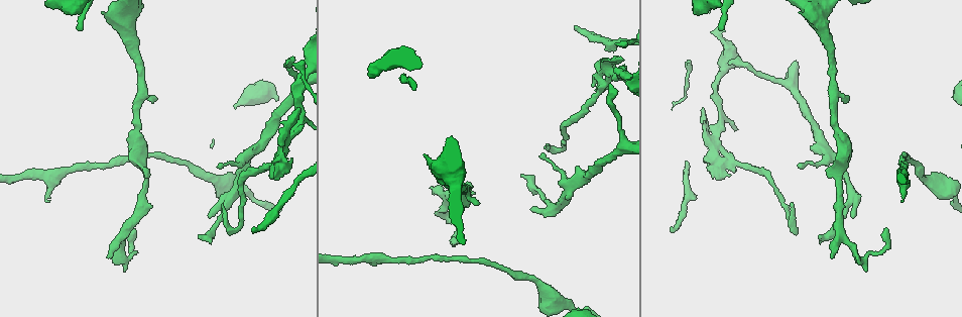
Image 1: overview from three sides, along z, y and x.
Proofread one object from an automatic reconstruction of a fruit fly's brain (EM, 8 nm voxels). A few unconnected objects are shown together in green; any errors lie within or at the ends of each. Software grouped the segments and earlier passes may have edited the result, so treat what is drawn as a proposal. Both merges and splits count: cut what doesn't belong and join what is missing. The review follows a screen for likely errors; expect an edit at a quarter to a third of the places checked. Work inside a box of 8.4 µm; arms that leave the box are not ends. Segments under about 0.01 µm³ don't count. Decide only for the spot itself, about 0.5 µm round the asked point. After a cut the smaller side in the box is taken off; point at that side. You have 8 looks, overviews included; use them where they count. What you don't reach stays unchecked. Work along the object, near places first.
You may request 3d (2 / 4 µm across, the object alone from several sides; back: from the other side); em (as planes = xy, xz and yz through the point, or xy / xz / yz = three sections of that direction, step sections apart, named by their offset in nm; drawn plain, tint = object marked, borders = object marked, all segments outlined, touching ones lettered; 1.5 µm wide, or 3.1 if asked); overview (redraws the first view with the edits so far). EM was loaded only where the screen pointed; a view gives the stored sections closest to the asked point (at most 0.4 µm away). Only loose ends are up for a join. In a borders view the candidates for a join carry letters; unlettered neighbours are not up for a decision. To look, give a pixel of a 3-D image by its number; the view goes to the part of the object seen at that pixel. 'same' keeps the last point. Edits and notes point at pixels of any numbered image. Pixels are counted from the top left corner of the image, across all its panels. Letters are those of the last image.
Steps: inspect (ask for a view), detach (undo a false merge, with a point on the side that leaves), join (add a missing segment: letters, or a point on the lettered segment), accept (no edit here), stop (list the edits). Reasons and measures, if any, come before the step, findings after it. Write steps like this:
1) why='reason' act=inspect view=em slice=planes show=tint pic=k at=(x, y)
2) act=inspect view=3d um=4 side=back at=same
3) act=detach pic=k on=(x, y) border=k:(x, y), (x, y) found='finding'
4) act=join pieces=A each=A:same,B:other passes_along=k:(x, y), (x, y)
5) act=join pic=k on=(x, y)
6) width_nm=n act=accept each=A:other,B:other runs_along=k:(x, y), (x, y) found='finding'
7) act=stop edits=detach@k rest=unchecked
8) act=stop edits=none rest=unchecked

why='thick turns thin' act=inspect view=em slice=xy step=4 show=borders pic=1 at=(925, 179)

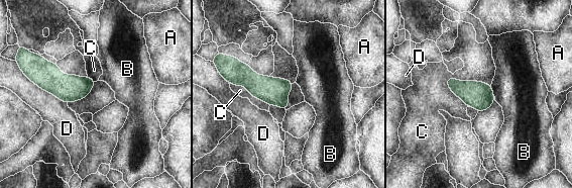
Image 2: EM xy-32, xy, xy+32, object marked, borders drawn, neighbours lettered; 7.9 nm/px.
act=accept each=A:other,B:other,C:other,D:other border=2:(446, 81), (453, 77), (490, 84) found='one neuron here'

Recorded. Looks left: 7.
act=inspect view=em slice=xz step=8 show=borders pic=1 at=(132, 230)

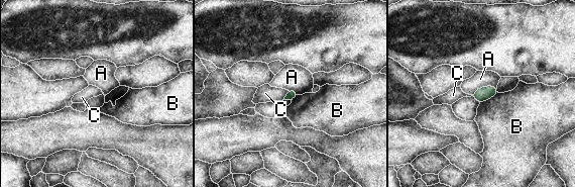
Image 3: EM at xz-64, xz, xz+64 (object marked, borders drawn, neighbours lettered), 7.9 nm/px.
act=accept each=A:other,B:other,C:other border=3:(496, 87), (481, 86), (472, 95) found='no lettered segment goes on from it'

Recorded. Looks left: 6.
why='free end' act=inspect view=em slice=yz step=4 show=tint pic=1 at=(819, 236)

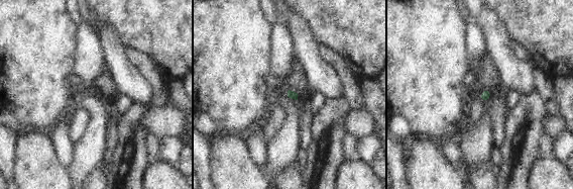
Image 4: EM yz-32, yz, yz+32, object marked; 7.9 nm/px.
why='cut it another way' act=inspect view=em slice=xy step=8 show=borders at=same

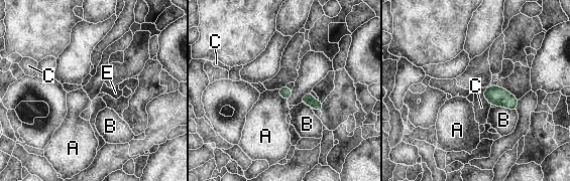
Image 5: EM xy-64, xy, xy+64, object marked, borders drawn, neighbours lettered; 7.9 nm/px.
width_nm=90 act=accept each=A:other,B:other,C:other,E:other found='none of them fits'

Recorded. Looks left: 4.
act=stop edits=none rest=unchecked

